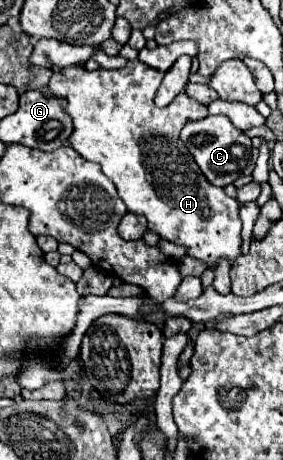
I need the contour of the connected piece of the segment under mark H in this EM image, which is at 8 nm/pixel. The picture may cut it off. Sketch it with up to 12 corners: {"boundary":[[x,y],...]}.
{"boundary":[[65,67],[71,147],[147,231],[215,269],[239,203],[179,133],[207,107],[153,103],[163,73]]}

